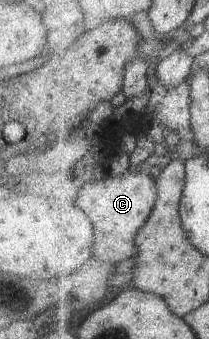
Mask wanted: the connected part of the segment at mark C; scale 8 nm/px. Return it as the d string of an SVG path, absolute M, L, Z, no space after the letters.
M140 171L137 174L125 172L119 176L100 175L101 182L87 184L79 194L77 204L89 214L95 224L95 246L93 254L103 262L121 262L139 254L137 234L141 226L147 223L156 208L158 200L158 182L148 173Z

